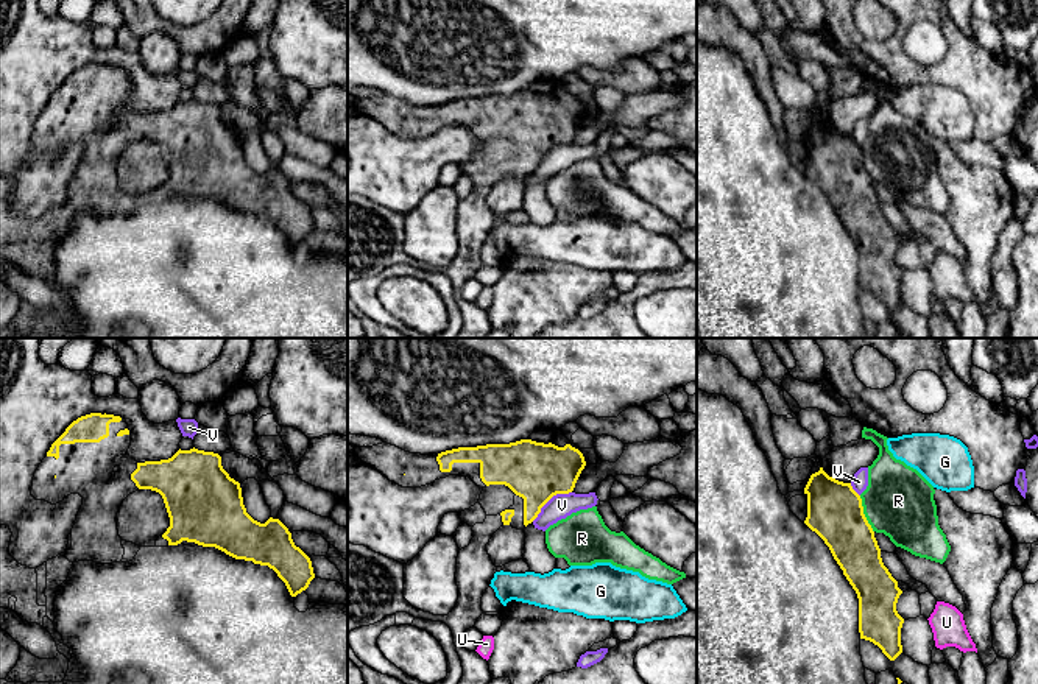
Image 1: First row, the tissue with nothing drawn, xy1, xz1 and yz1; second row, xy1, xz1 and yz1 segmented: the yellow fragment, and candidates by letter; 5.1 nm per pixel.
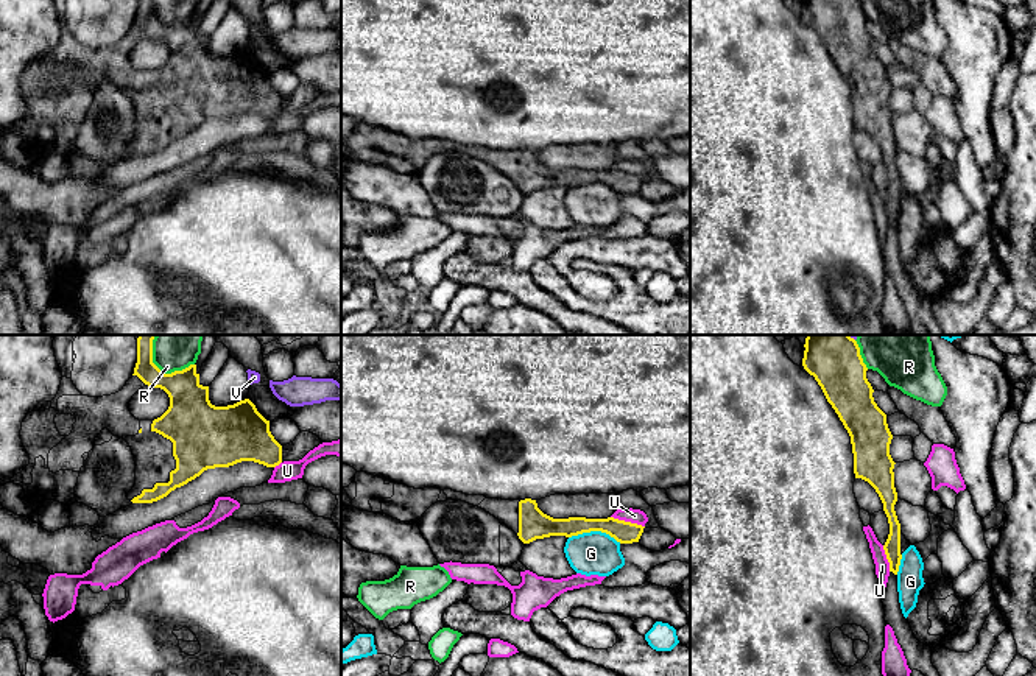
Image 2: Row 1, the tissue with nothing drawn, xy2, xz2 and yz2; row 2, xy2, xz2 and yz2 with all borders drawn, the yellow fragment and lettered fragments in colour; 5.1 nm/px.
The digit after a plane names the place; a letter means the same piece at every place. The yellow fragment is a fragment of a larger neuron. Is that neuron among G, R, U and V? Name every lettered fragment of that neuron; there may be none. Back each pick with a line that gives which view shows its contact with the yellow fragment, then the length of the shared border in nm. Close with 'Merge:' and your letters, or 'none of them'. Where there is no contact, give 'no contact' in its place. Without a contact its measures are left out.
Merge: none of them

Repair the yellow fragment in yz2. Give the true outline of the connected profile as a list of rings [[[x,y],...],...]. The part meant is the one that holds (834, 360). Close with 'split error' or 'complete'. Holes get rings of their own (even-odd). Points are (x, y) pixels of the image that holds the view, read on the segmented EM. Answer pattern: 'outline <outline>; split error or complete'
outline [[[807,335],[804,369],[815,377],[851,436],[855,478],[868,481],[879,494],[888,517],[890,534],[883,545],[890,572],[900,565],[900,523],[894,505],[894,461],[890,455],[893,435],[886,414],[872,397],[860,347],[849,335]]]; complete

